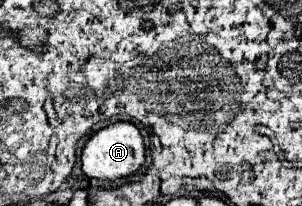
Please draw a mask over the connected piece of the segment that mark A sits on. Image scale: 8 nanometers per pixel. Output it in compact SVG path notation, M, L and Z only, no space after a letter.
M116 121L108 127L102 127L100 131L92 133L90 139L84 143L82 149L82 171L88 177L98 177L98 179L120 179L136 173L140 165L144 163L144 143L138 127L128 121Z

